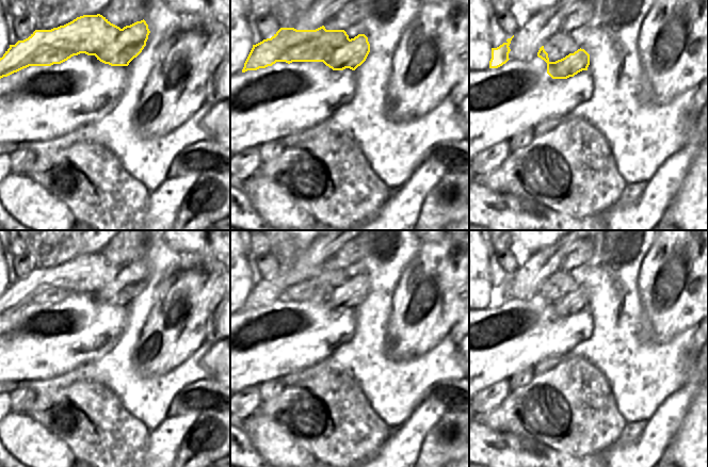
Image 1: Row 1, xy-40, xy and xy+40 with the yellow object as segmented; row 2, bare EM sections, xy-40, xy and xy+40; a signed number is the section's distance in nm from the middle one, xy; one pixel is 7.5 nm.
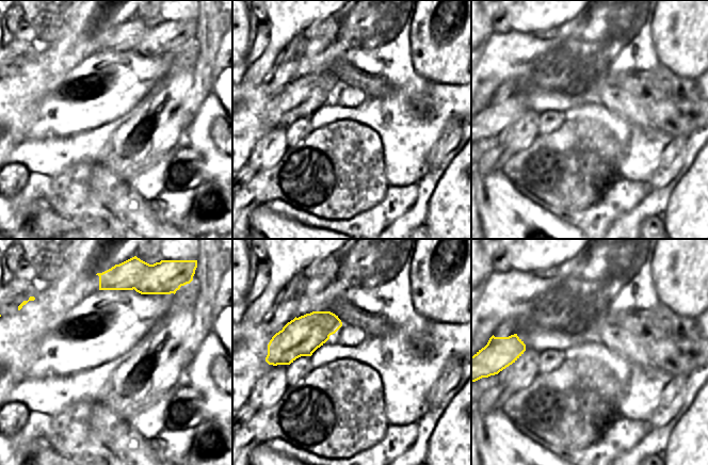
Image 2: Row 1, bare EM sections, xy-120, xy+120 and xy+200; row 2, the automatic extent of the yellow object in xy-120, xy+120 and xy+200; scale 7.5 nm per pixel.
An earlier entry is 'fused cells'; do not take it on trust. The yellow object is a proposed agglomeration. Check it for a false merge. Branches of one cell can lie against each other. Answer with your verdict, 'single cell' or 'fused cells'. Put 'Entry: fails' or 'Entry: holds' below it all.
fused cells
Entry: holds

